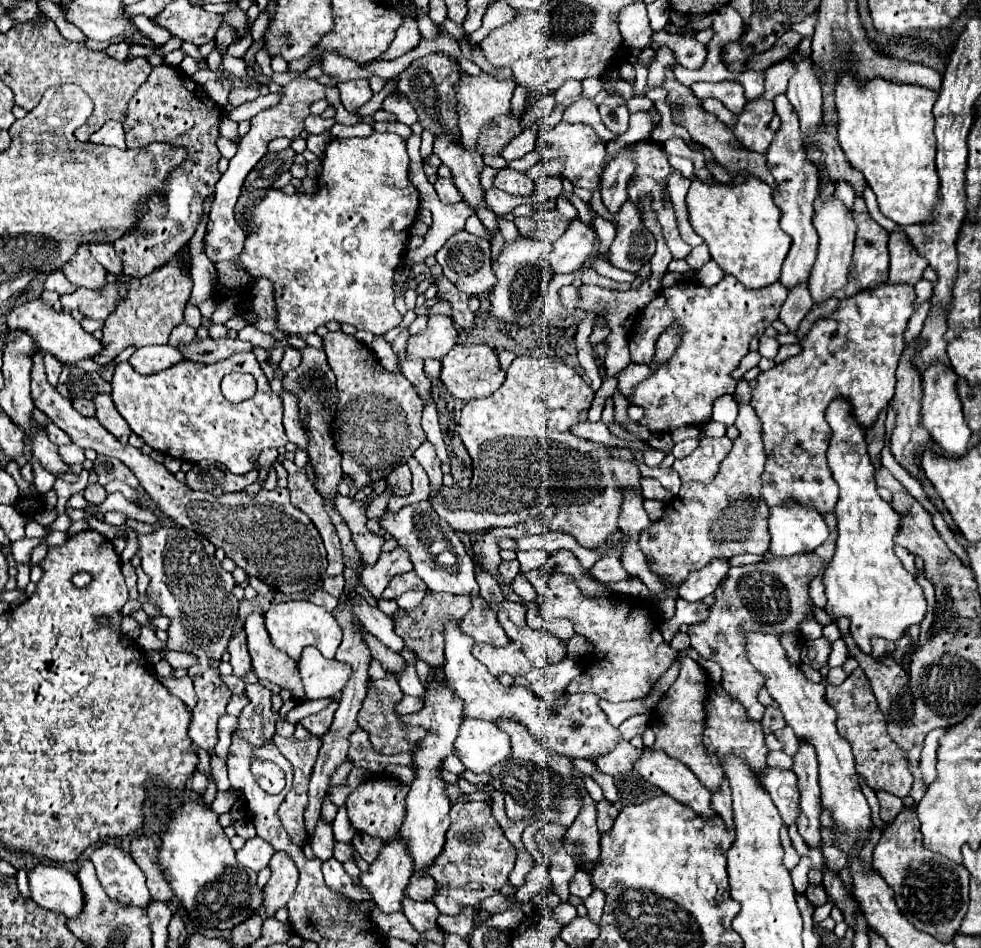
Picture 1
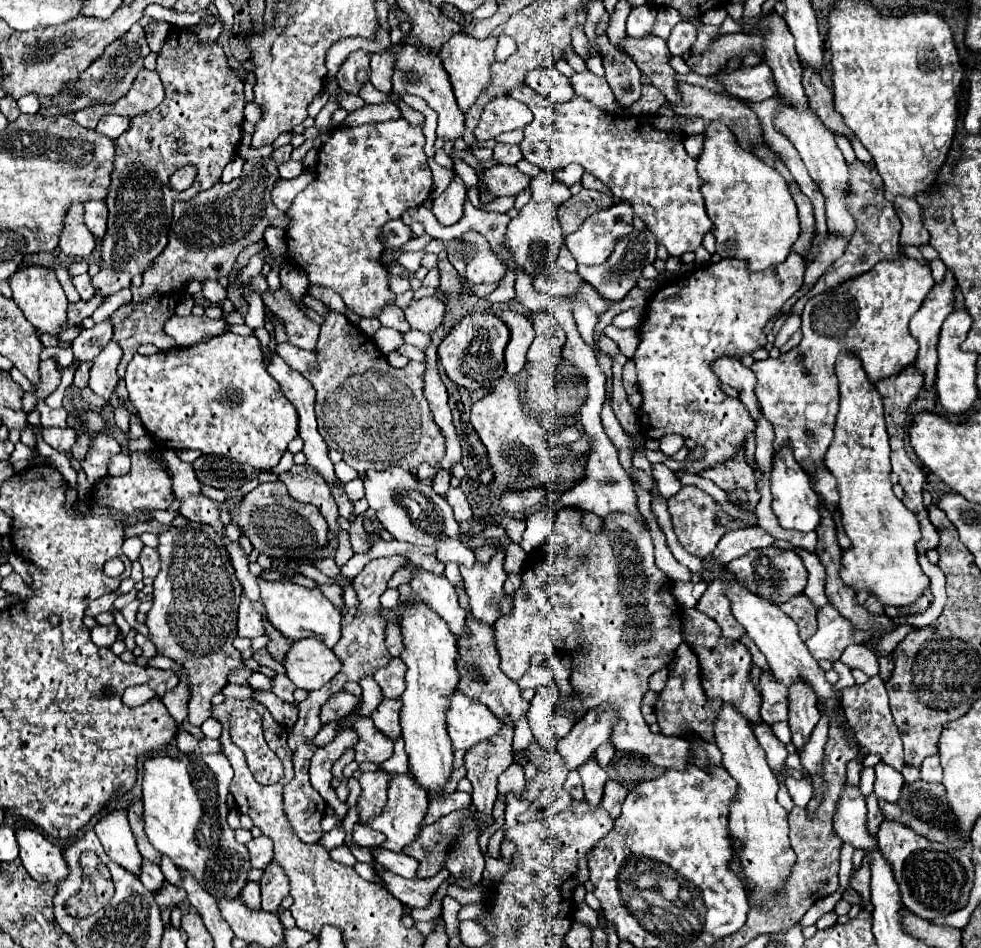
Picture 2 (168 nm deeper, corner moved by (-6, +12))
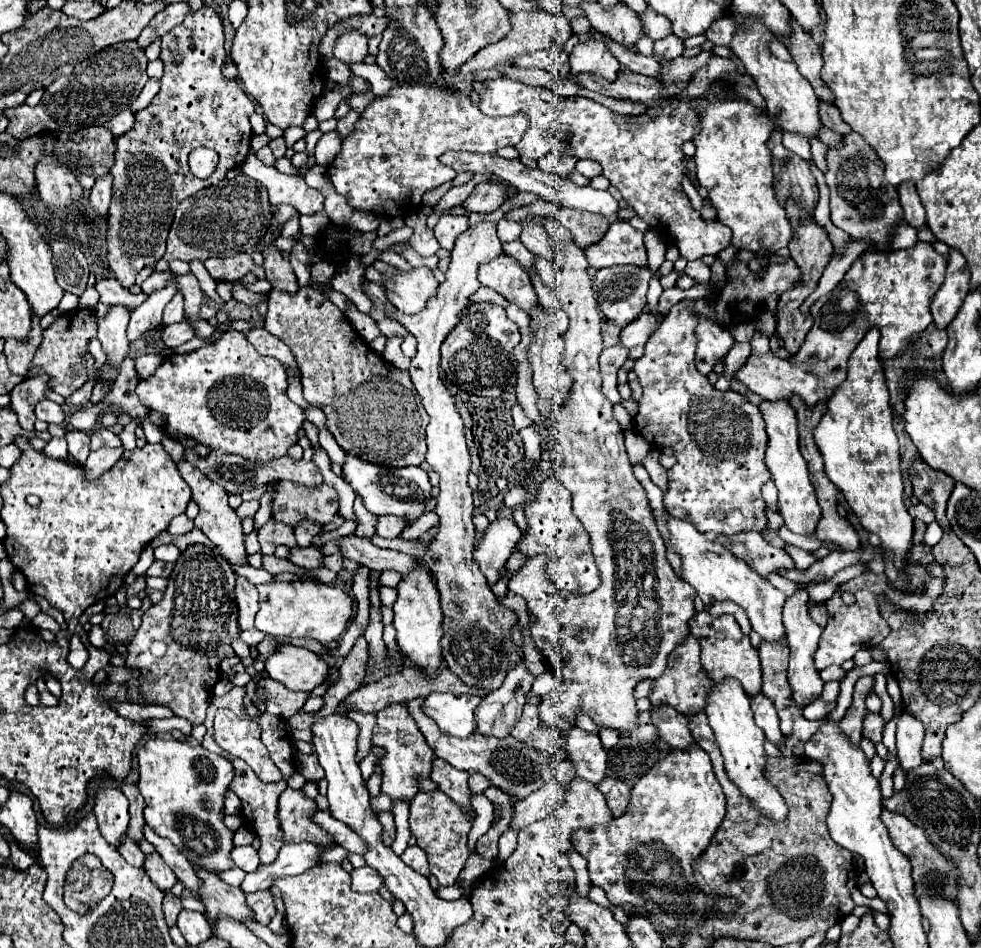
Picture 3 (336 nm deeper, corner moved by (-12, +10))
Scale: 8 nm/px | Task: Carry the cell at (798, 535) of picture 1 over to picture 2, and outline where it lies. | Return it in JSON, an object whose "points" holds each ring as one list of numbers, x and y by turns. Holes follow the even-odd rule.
{"points":[[783,444,775,454,773,454,773,460,771,460,771,494,773,494,773,500,771,500,771,508,781,524,781,528,787,528,787,530,799,530,799,532,811,532,819,526,821,522,821,514,817,510,817,502,819,502,819,496,815,494,815,490,811,488,811,480,807,476,807,472,799,466,799,462,795,460,793,452,791,452,791,446,789,444]]}

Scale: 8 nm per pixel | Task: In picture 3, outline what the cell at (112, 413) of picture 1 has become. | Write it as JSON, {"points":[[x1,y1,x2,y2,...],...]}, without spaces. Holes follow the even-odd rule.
{"points":[[111,306,111,312,99,322,99,340,107,354,107,366,119,368,129,354,131,342,127,340,129,312,123,306]]}

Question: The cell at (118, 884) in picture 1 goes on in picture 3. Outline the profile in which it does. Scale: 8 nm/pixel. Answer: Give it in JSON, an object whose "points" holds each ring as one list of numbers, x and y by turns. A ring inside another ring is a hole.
{"points":[[119,788,97,790,95,816,103,838,111,848,119,850,129,828,129,802]]}

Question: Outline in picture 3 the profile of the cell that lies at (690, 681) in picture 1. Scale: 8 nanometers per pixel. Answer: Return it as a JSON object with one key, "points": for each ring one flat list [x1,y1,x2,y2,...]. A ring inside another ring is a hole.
{"points":[[687,636,685,642,681,642,681,646,677,646,669,658,667,658,667,670,661,678,655,680,653,684,653,692,649,694,649,700,653,706,671,706,677,712,691,716,697,712,703,712,707,706,707,698,709,692,715,688,715,684,711,682,711,678,705,674,705,670,701,668,699,662,699,642,693,636]]}

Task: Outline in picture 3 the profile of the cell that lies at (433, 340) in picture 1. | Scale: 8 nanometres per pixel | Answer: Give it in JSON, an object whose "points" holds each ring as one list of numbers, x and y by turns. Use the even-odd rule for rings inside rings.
{"points":[[415,268,411,272,399,272,395,278,385,276,387,298,389,302,409,314,415,316,427,308,427,302,437,294,439,282,435,280,429,268]]}

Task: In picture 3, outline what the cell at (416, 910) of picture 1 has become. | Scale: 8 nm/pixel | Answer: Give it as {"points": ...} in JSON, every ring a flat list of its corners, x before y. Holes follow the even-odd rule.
{"points":[[363,866,351,872,351,886,357,892,379,892,385,888,385,880,377,874,377,870]]}

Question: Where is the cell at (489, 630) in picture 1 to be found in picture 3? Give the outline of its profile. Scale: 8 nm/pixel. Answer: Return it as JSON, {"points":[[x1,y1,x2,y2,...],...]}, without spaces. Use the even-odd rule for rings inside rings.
{"points":[[505,518,491,522,491,526,485,530,485,538,473,552,473,558,479,564,491,588,499,582,501,570,509,560,511,550,519,542,519,538,521,530,517,528,517,524]]}

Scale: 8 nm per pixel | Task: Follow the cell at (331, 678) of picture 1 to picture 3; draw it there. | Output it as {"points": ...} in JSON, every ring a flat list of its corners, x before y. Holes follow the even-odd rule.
{"points":[[281,646,265,662,265,670,271,678,285,684,289,690,311,692,329,676,325,660,301,646]]}

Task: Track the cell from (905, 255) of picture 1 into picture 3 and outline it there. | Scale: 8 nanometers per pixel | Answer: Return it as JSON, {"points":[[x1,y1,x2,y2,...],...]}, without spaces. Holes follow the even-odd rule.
{"points":[[905,182,905,186,899,186,899,200,901,200,901,208,905,212,905,222,917,230,927,228,927,220,925,220,925,210,921,206,919,194,915,190,913,182]]}

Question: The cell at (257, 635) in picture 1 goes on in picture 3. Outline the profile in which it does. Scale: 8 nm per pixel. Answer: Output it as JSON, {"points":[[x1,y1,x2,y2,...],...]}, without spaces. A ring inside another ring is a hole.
{"points":[[185,458,181,462,177,462,177,470,179,470,181,478,189,484,189,488,193,492,193,500,199,504,199,516,195,518,195,528,199,528,219,548,219,552,225,560,229,560,235,566,249,566,243,526,241,526,239,516,235,514,235,510,227,504,229,494,217,482,211,482,199,468,189,464]]}

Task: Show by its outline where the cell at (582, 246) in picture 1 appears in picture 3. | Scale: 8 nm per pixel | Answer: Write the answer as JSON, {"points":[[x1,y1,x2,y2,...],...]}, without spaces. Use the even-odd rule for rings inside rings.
{"points":[[615,220,605,236,583,248,589,266,607,268,609,264,647,264,647,254,643,246,643,232,633,228,627,220]]}

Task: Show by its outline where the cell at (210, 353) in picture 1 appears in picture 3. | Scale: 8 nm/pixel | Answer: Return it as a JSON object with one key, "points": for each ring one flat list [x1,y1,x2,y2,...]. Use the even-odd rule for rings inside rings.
{"points":[[177,322,177,324,171,324,171,326,165,326,163,328,163,344,169,346,169,348,177,348,179,344,195,338,195,330,191,328,189,322]]}

